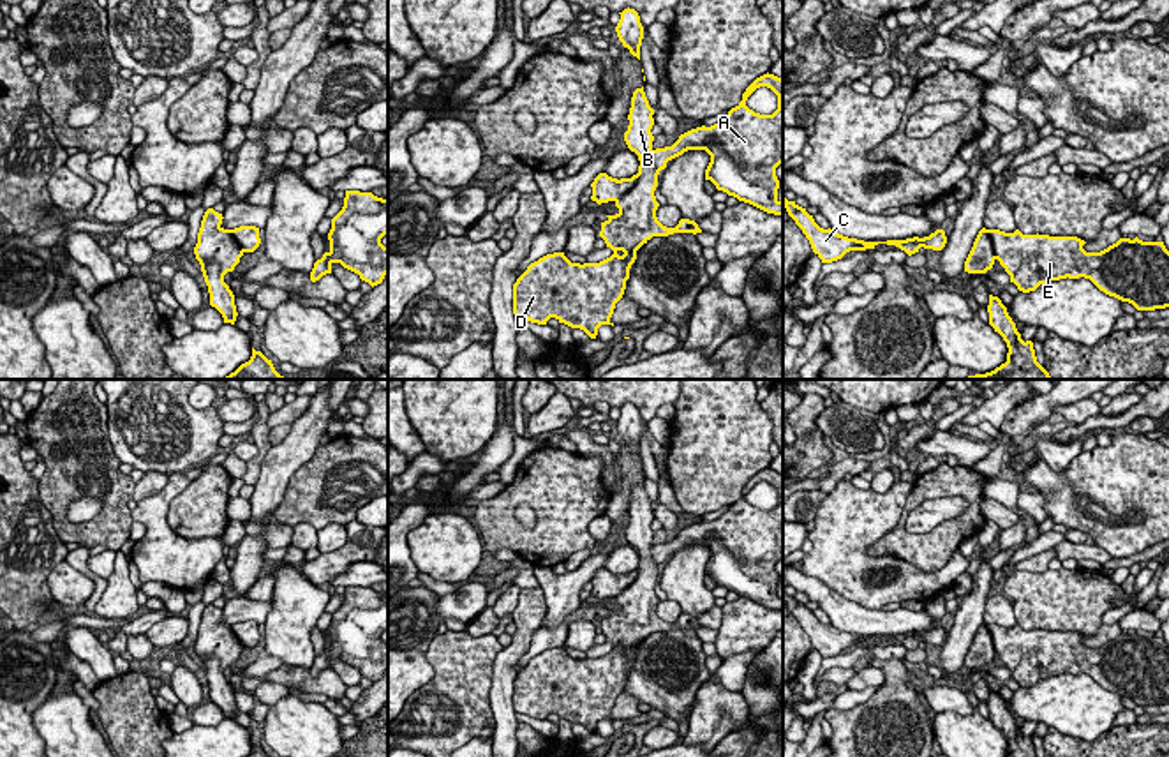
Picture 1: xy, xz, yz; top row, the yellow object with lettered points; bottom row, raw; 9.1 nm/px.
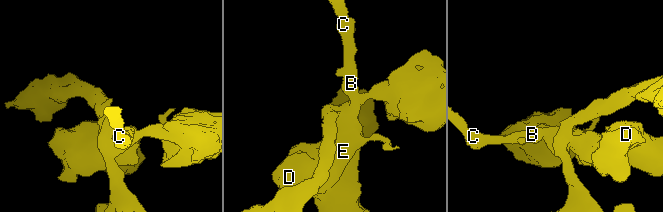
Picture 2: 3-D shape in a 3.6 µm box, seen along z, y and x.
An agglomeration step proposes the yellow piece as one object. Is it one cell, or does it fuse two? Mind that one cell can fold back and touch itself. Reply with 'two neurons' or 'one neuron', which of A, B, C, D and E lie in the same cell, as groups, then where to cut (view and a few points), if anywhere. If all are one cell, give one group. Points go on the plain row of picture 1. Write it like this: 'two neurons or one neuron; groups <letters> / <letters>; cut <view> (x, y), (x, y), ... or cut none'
two neurons; groups A / B C D E; cut xz (639, 569), (639, 574), (616, 597)

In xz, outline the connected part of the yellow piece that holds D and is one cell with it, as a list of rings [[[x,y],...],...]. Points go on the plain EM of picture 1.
[[[644,482],[631,492],[629,521],[624,536],[638,551],[638,577],[615,596],[619,607],[607,611],[599,632],[614,649],[599,658],[571,658],[564,648],[554,648],[531,658],[513,679],[513,709],[531,718],[547,720],[550,713],[596,734],[601,720],[610,716],[622,693],[637,646],[652,632],[702,628],[698,619],[681,614],[675,623],[663,621],[656,605],[654,586],[659,566],[654,563],[651,528],[654,505]]]

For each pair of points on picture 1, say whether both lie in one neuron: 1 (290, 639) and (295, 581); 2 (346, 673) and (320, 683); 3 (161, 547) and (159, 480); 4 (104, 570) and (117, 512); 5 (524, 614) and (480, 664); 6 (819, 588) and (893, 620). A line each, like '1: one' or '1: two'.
1: one
2: two
3: two
4: two
5: two
6: one

